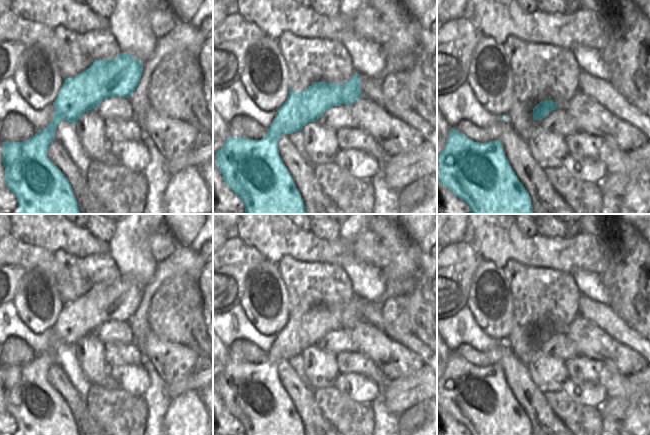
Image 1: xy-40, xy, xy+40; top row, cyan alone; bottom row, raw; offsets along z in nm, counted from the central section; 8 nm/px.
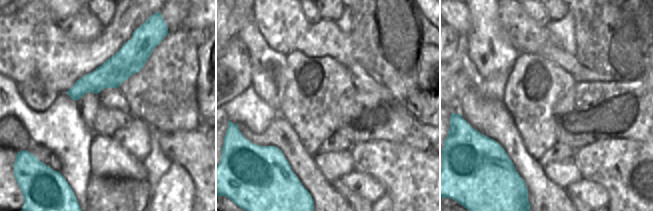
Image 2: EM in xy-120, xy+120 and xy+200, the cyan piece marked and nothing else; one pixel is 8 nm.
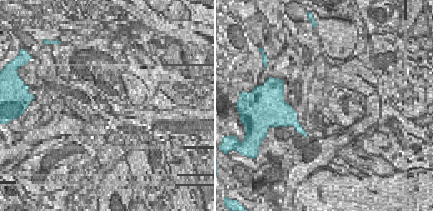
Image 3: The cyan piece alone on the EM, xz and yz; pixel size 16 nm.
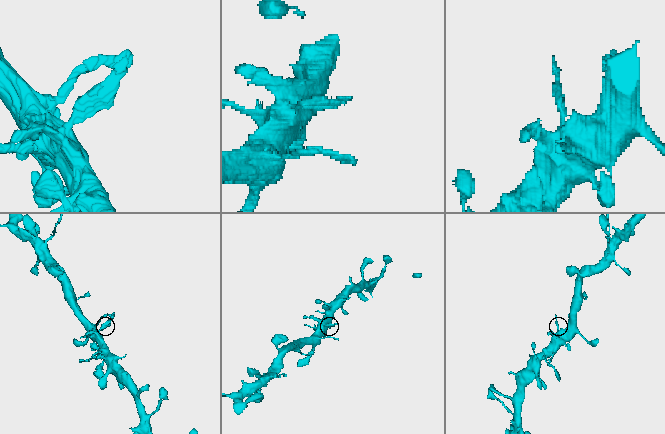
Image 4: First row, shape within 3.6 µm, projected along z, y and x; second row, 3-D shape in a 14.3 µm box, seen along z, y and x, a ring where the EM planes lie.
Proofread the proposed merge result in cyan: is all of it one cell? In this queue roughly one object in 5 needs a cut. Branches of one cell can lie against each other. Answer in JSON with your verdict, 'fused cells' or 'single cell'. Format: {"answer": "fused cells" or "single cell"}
{"answer": "single cell"}

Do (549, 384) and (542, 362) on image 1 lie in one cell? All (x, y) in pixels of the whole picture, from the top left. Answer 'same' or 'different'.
same

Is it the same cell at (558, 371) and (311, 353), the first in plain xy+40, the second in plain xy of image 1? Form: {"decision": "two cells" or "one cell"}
{"decision": "one cell"}

